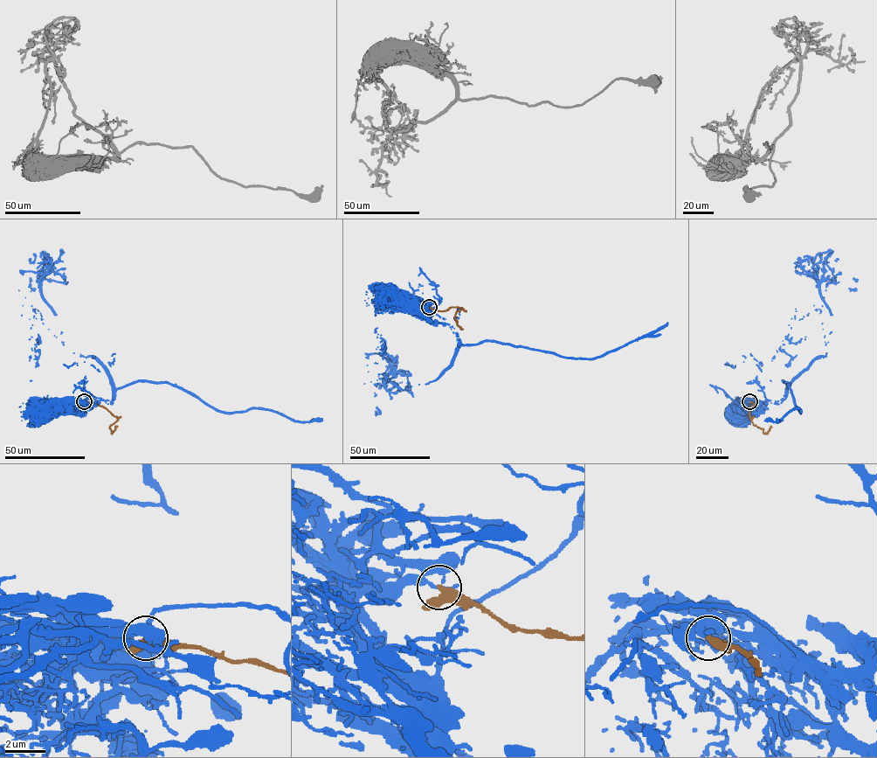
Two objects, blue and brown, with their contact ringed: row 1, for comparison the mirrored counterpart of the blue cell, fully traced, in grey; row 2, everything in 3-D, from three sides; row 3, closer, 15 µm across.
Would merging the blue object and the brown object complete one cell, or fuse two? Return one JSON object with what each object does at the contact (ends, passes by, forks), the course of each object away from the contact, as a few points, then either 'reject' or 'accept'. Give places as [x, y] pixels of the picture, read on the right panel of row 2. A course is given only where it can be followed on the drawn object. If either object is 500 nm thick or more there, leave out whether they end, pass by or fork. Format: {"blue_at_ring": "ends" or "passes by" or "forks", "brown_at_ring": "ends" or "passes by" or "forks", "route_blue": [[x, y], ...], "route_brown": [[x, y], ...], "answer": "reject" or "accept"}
{"blue_at_ring": "ends", "brown_at_ring": "passes by", "route_blue": [[749, 401], [761, 410], [785, 398], [826, 356], [820, 280], [828, 255], [839, 259]], "route_brown": [[749, 401], [753, 405], [749, 408], [753, 424], [763, 428], [766, 434], [770, 426]], "answer": "reject"}

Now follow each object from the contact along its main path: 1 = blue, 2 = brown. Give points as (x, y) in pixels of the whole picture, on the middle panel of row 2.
1: (429, 307), (460, 340), (452, 363), (425, 385), (385, 378), (394, 385), (374, 396)
2: (429, 307), (443, 311), (452, 307), (461, 308), (455, 316), (457, 324), (463, 329)

